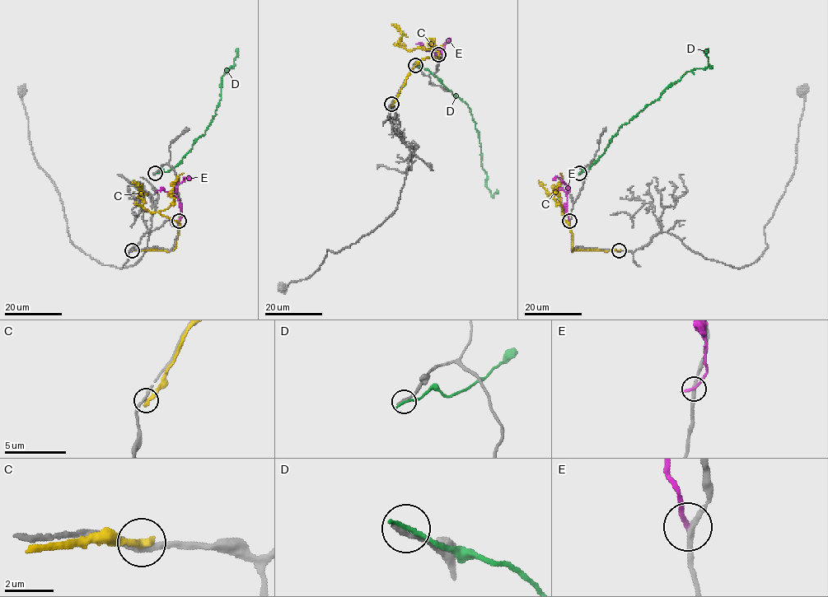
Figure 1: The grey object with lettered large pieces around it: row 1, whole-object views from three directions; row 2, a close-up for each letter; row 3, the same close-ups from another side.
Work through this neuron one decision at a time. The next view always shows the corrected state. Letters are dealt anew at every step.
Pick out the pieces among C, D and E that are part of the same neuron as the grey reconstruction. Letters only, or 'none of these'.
none of these

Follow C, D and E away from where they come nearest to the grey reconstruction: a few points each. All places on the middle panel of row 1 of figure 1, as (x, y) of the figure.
C: (392, 104), (410, 71), (439, 53), (407, 50), (399, 44), (401, 32), (392, 23)
D: (414, 65), (435, 75), (470, 108), (478, 133), (481, 166), (486, 173), (485, 185), (490, 193), (498, 193)
E: (438, 54), (442, 52), (432, 51), (441, 50), (451, 39)

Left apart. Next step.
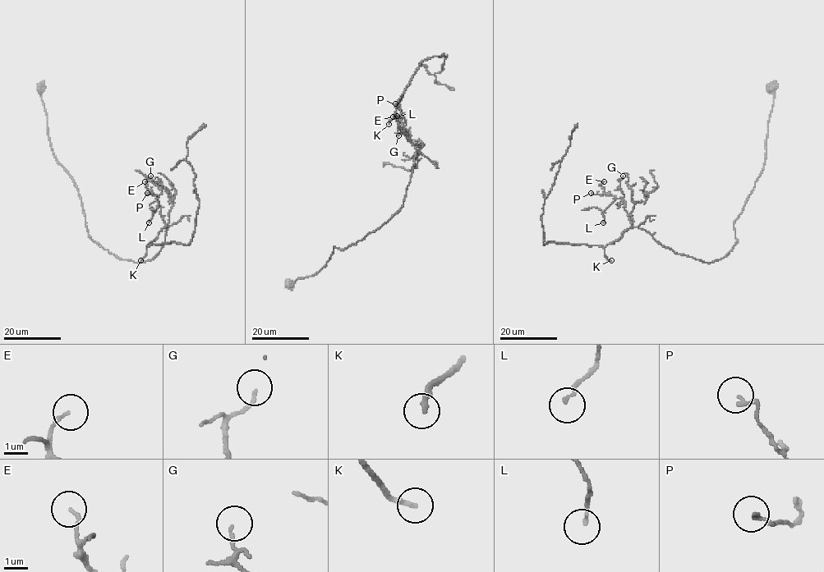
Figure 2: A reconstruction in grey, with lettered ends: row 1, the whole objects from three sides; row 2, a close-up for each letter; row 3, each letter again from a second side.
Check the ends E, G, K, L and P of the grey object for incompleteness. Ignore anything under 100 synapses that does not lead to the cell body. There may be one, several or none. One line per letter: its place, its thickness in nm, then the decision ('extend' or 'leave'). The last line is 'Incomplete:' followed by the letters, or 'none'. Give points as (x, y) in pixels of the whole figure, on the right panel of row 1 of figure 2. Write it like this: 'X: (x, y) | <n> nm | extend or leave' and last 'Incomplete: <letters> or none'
E: (604, 181) | 120 nm | leave
G: (623, 176) | 110 nm | leave
K: (611, 260) | 200 nm | extend
L: (603, 222) | 140 nm | leave
P: (591, 193) | 130 nm | leave
Incomplete: K

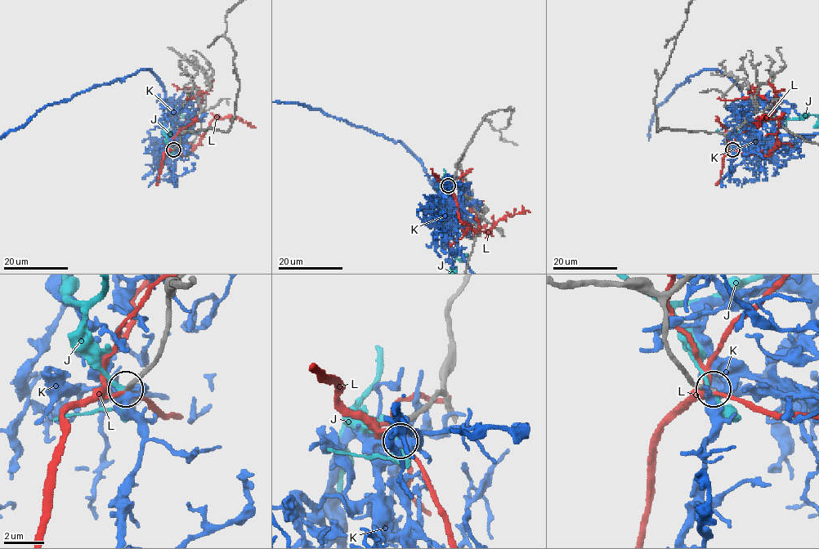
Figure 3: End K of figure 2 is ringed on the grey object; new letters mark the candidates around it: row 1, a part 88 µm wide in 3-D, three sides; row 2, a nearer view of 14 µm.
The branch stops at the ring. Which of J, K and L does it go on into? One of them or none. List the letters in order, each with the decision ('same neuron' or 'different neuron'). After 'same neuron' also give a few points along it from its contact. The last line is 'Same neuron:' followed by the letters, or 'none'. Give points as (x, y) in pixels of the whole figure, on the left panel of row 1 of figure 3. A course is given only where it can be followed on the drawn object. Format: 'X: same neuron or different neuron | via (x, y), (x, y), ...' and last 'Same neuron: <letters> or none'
J: different neuron
K: different neuron
L: different neuron
Same neuron: none

